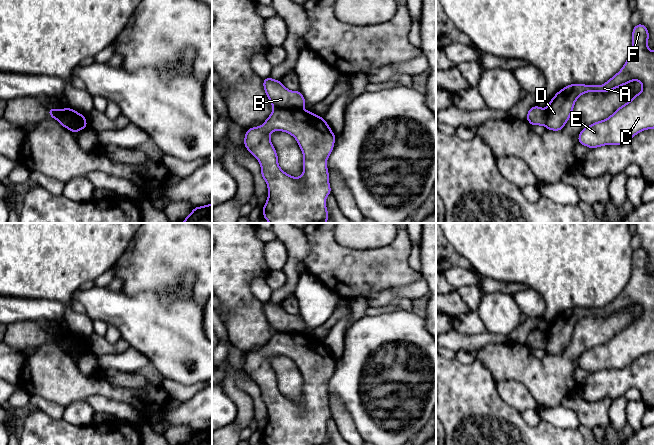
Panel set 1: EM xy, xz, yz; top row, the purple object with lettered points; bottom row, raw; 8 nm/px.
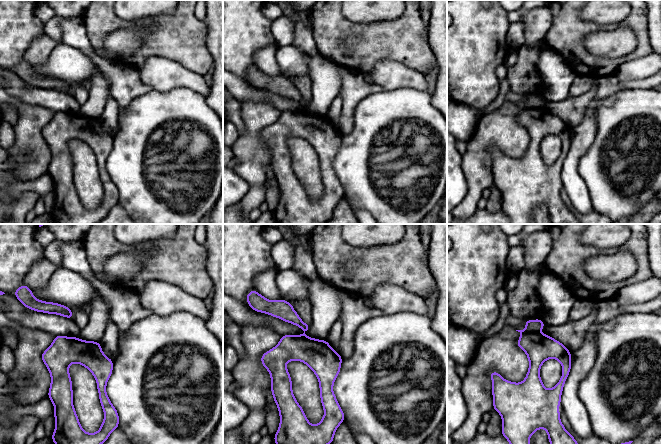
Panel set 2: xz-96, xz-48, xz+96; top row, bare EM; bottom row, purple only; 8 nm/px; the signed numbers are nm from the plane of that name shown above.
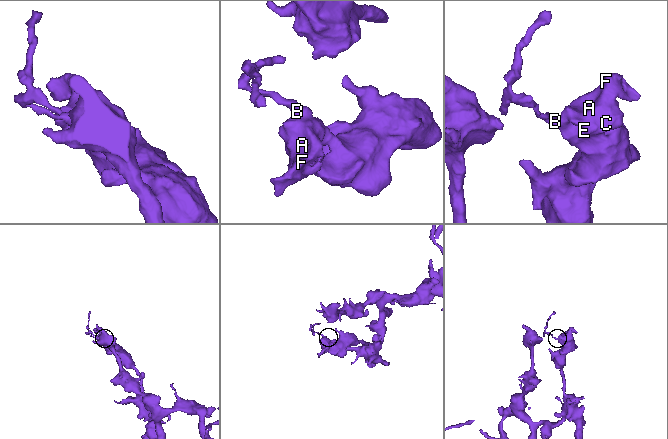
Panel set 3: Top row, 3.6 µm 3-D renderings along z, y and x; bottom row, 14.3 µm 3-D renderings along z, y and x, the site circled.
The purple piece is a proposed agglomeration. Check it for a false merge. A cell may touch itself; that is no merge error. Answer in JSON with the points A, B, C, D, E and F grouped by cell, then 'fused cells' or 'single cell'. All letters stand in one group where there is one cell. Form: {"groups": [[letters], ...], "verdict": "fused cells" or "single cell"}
{"groups": [["A", "C", "D", "E", "F"], ["B"]], "verdict": "fused cells"}

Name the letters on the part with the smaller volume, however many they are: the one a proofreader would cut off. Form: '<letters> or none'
B

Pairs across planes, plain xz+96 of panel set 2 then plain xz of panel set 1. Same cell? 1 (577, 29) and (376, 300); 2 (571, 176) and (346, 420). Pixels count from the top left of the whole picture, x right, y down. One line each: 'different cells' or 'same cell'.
1: different cells
2: same cell

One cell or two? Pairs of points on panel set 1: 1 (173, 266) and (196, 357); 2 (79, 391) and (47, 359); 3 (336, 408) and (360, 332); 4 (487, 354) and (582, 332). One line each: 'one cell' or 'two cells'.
1: two cells
2: one cell
3: two cells
4: one cell

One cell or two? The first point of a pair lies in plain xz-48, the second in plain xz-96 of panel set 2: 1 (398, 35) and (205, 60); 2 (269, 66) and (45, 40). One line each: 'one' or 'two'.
1: one
2: one

